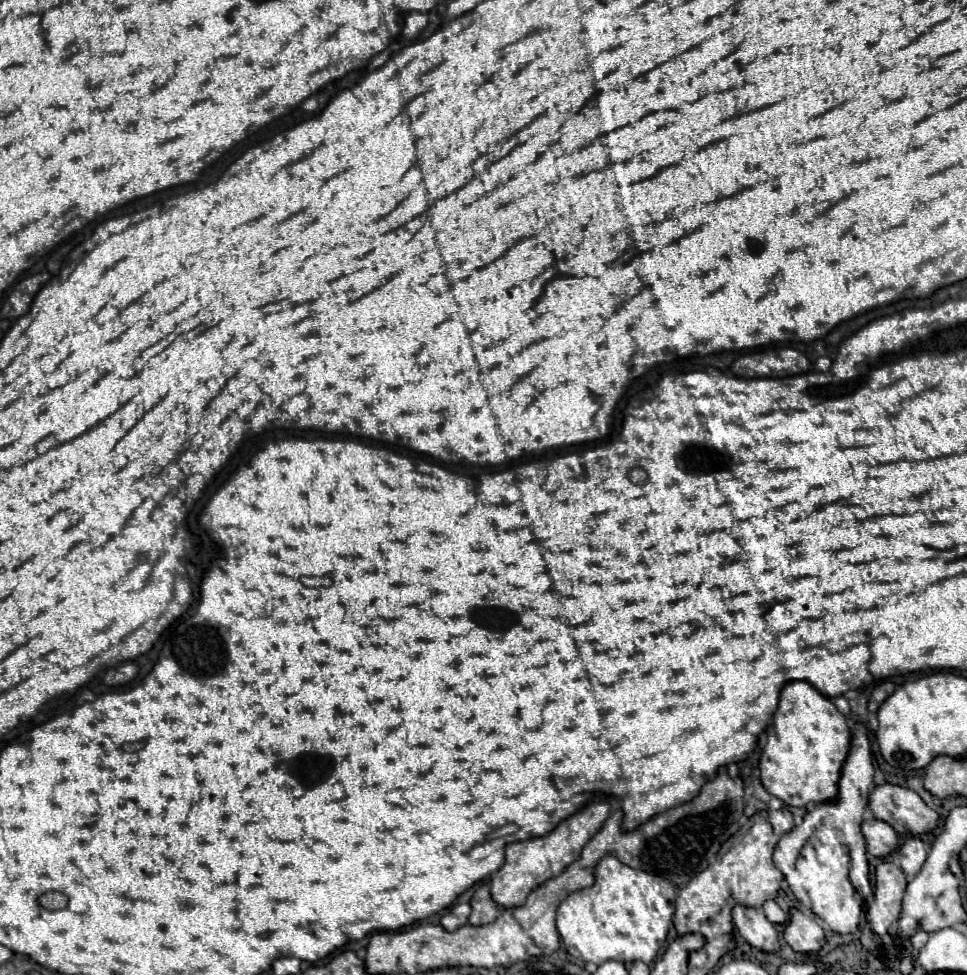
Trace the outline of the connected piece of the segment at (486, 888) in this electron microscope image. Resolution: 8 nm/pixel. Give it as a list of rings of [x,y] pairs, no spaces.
[[[480,885],[470,901],[472,905],[472,915],[470,923],[480,925],[480,923],[492,923],[500,915],[500,905],[492,899],[490,895],[490,885]]]

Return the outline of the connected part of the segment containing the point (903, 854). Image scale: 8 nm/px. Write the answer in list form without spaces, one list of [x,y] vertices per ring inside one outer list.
[[[910,837],[904,841],[904,845],[900,847],[898,863],[904,869],[904,873],[908,875],[908,879],[912,879],[920,871],[920,867],[926,861],[926,855],[928,855],[926,843],[920,837]]]

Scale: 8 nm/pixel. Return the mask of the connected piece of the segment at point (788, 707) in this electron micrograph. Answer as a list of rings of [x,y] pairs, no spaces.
[[[790,681],[780,691],[780,703],[774,713],[772,725],[766,729],[768,739],[762,749],[760,757],[760,779],[766,791],[778,799],[782,799],[786,805],[792,807],[804,807],[808,803],[822,803],[828,799],[834,799],[836,795],[836,783],[840,779],[840,767],[846,759],[846,753],[850,749],[850,727],[846,717],[836,709],[830,697],[822,695],[816,687],[812,687],[808,681]]]

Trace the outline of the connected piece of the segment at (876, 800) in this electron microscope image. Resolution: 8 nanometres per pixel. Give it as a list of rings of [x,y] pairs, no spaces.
[[[878,785],[870,791],[870,811],[876,819],[886,821],[898,833],[920,835],[932,831],[938,821],[938,813],[930,809],[918,793],[900,785]]]

